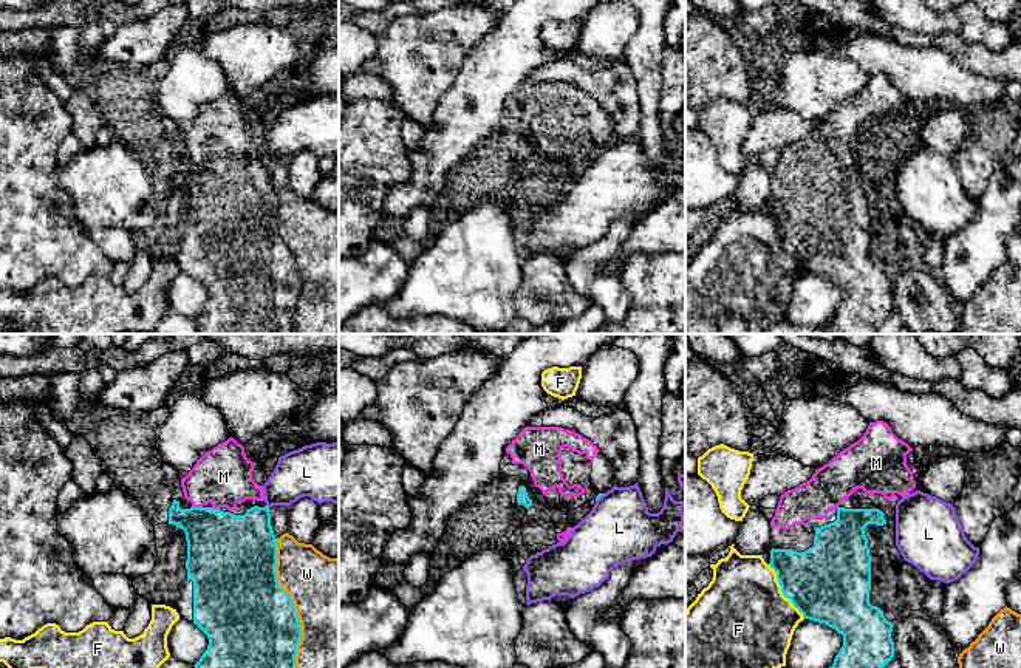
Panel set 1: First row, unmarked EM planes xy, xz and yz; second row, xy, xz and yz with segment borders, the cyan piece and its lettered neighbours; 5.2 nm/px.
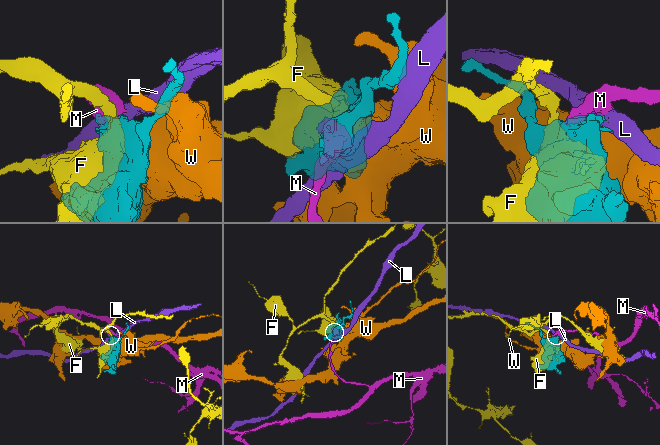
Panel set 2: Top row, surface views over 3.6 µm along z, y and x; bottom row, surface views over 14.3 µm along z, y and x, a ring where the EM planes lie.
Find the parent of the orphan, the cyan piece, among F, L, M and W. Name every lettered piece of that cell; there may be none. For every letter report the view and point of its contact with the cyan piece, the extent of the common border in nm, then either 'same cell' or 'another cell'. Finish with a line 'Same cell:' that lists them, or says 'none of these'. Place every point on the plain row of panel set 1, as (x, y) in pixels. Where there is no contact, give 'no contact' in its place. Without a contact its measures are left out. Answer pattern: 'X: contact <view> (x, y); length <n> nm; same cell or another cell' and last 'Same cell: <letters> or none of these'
F: contact yz (781, 245); length 340 nm; another cell
L: contact xz (599, 150); length 60 nm; another cell
M: contact xy (197, 161); length 60 nm; same cell
W: contact xy (294, 263); length 750 nm; another cell
Same cell: M

